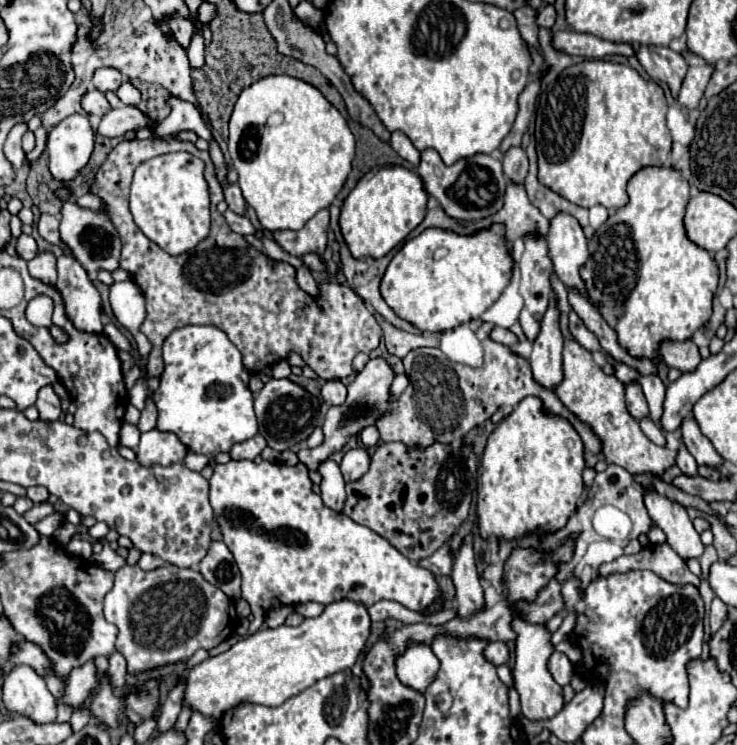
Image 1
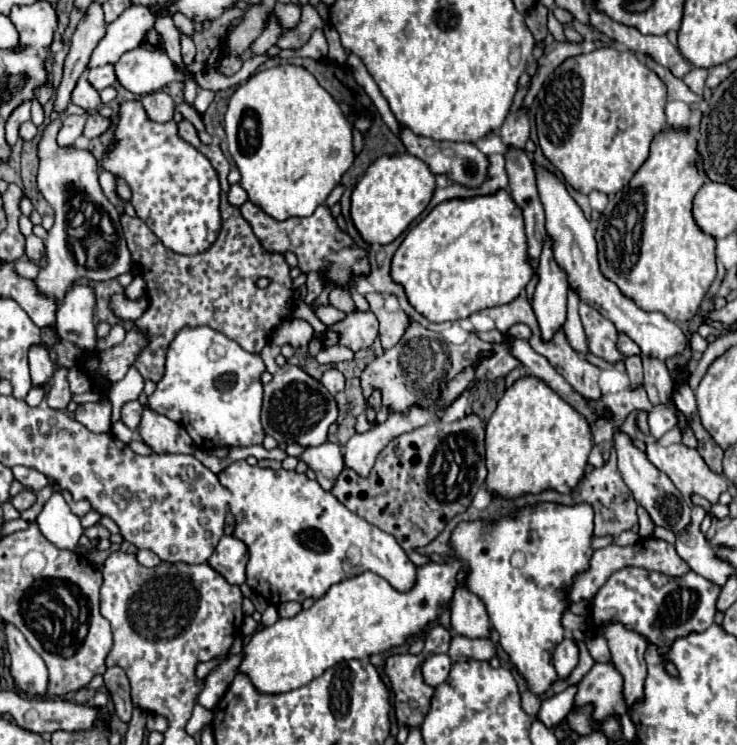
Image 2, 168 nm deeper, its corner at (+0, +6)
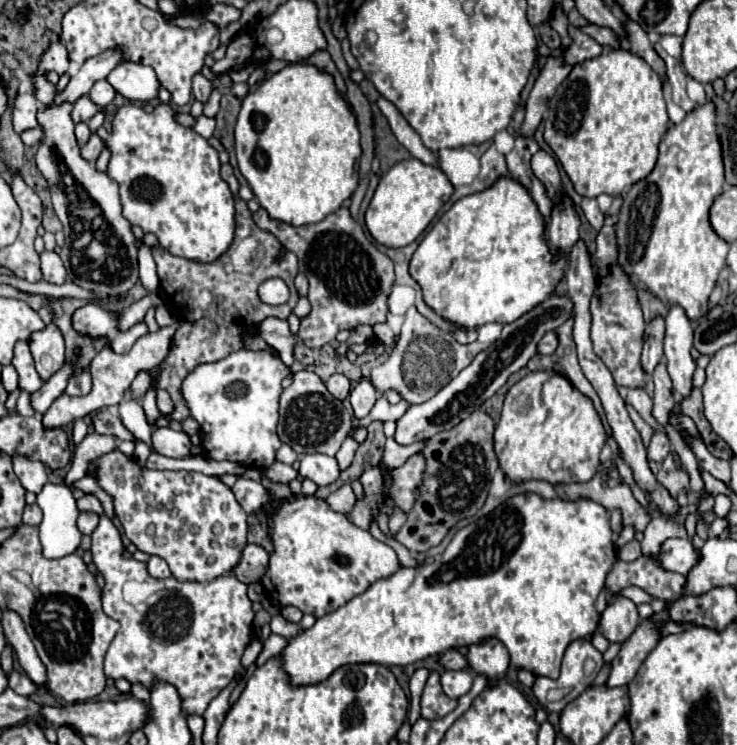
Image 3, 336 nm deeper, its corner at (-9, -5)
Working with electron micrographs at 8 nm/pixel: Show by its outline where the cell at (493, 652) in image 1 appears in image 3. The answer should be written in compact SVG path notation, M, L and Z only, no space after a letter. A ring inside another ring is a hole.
M450 649L446 653L440 655L438 663L444 667L444 669L468 669L468 663L466 659L456 651L456 649Z

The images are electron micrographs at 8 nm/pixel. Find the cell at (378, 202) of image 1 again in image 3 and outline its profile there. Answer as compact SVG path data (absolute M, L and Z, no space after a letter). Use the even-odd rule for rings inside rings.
M414 157L400 161L380 177L366 211L366 227L378 243L386 247L406 247L422 235L452 193L454 187L440 167L430 167Z

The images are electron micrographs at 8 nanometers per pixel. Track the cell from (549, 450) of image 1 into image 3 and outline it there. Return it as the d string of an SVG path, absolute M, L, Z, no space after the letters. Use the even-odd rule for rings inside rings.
M540 369L528 373L508 389L502 417L494 431L494 441L500 467L512 483L524 479L580 483L590 481L598 471L600 451L606 443L606 429L590 399L586 399L564 375ZM552 457L562 459L562 469L550 469L548 463Z

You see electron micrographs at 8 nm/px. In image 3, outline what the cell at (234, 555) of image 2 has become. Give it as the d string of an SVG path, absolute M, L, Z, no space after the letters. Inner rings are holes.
M246 545L240 563L234 567L234 575L242 583L256 583L262 579L268 567L268 553L260 545Z

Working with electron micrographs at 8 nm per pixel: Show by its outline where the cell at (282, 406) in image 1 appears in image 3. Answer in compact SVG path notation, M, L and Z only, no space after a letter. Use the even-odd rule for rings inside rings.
M312 371L294 373L294 381L288 389L282 391L280 397L280 421L278 435L282 443L290 445L298 455L304 453L324 453L336 455L342 441L348 437L352 427L352 415L344 409L342 401L334 399L328 393L322 379Z

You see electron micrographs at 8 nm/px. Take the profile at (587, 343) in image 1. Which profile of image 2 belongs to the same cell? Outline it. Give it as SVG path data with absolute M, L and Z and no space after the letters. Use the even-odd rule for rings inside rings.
M585 302L579 304L579 316L587 334L589 350L611 364L615 364L617 360L623 360L623 356L617 352L617 346L615 346L617 328L613 326L613 322L605 320L595 308L587 306Z

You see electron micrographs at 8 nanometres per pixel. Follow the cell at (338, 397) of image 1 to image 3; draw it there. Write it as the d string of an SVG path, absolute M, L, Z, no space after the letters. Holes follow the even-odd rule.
M332 375L328 381L326 381L326 387L328 391L336 397L336 399L346 399L350 395L350 381L344 377L344 375Z

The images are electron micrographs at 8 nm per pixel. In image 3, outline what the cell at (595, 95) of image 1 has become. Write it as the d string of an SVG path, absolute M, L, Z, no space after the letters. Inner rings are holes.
M610 49L596 59L588 59L572 67L566 81L550 99L550 107L544 115L544 139L562 163L562 169L570 177L576 193L584 197L598 197L600 193L616 197L654 169L658 143L666 133L666 125L668 113L658 73L634 53Z

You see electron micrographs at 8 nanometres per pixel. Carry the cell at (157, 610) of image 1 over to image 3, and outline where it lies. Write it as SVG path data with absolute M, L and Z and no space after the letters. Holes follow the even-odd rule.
M100 515L100 523L92 533L92 561L100 575L104 577L104 587L102 587L102 609L106 615L116 619L120 623L120 629L106 653L104 661L104 673L106 677L112 679L128 679L130 683L142 683L146 687L152 687L156 681L166 681L172 683L180 697L182 697L182 711L184 715L202 715L208 707L208 703L224 689L234 677L244 677L246 669L242 667L242 653L246 645L250 643L250 627L254 621L254 611L252 611L252 601L246 595L246 583L238 581L234 573L222 575L214 579L212 583L196 583L196 581L178 581L174 577L168 577L162 581L162 591L156 591L148 595L146 601L132 605L124 601L124 585L128 581L138 581L138 583L156 583L154 577L150 577L146 563L140 563L136 559L126 559L124 557L124 545L120 531L112 523L110 517Z

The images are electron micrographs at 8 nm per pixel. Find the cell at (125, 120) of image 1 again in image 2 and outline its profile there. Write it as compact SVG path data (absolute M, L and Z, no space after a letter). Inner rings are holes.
M93 112L93 114L89 114L89 118L87 118L87 124L85 124L85 136L87 138L97 138L97 136L101 136L103 132L107 132L111 128L111 118L107 118L107 116L101 116L99 112Z

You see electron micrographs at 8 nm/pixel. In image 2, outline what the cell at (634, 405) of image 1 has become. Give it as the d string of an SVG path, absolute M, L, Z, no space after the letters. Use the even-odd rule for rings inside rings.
M631 356L631 358L625 358L625 366L627 366L627 374L629 374L629 380L631 380L631 388L639 388L643 384L641 376L643 376L643 368L641 368L641 358L639 356Z

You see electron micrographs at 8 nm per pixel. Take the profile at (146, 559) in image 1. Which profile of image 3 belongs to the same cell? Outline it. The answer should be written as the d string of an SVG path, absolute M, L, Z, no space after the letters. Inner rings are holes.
M156 555L150 557L150 561L148 561L148 573L152 577L158 577L158 579L166 579L166 577L172 575L170 569L168 569L168 563L162 557L156 557Z

